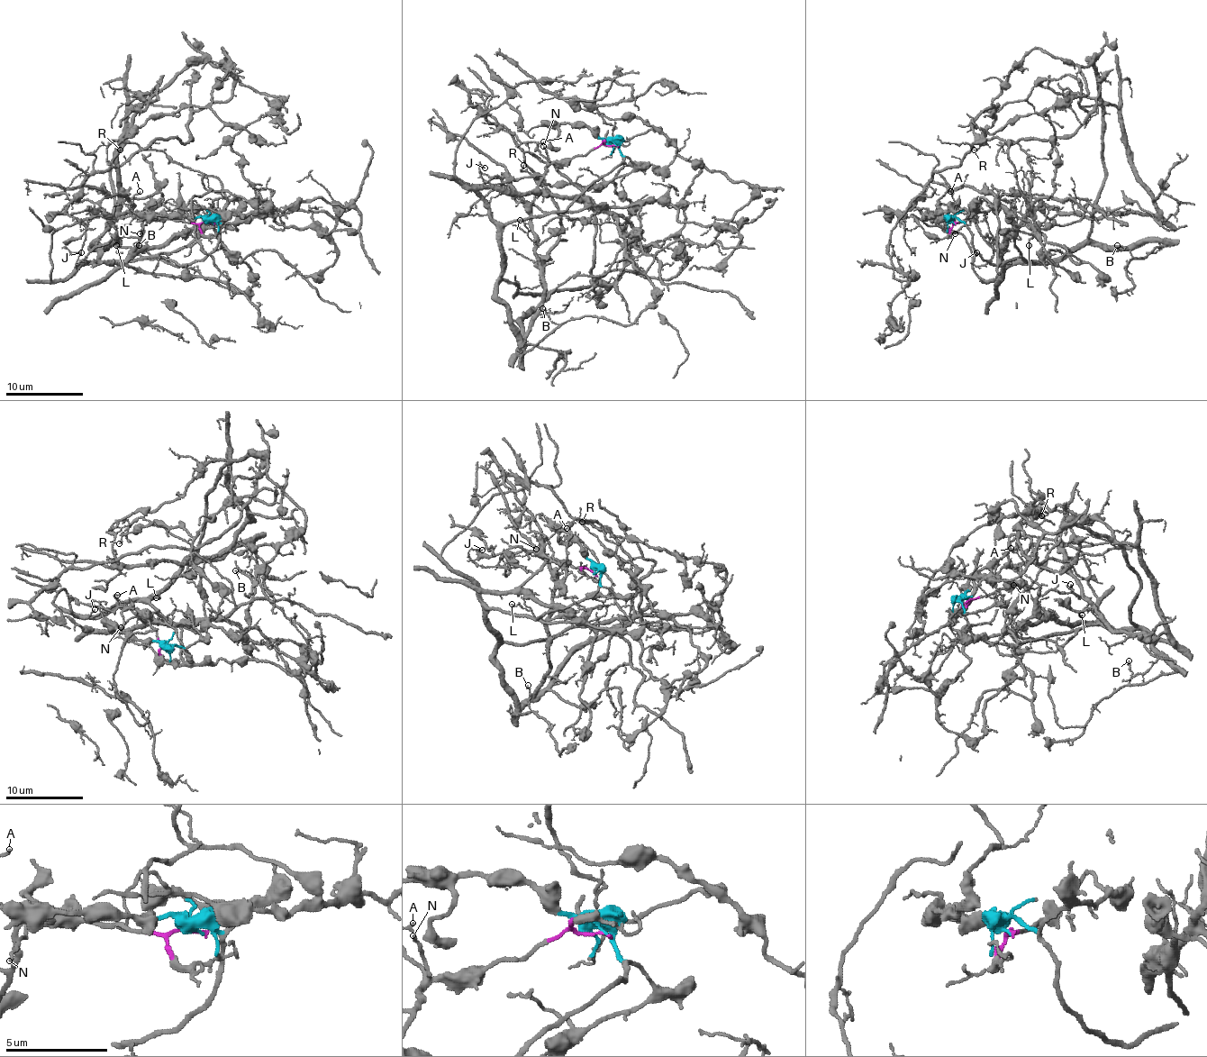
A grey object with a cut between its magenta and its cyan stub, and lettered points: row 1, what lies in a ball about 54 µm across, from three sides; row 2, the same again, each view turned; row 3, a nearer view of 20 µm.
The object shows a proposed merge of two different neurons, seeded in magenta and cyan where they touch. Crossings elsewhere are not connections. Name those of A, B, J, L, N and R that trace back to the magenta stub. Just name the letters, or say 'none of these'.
A, J, N

